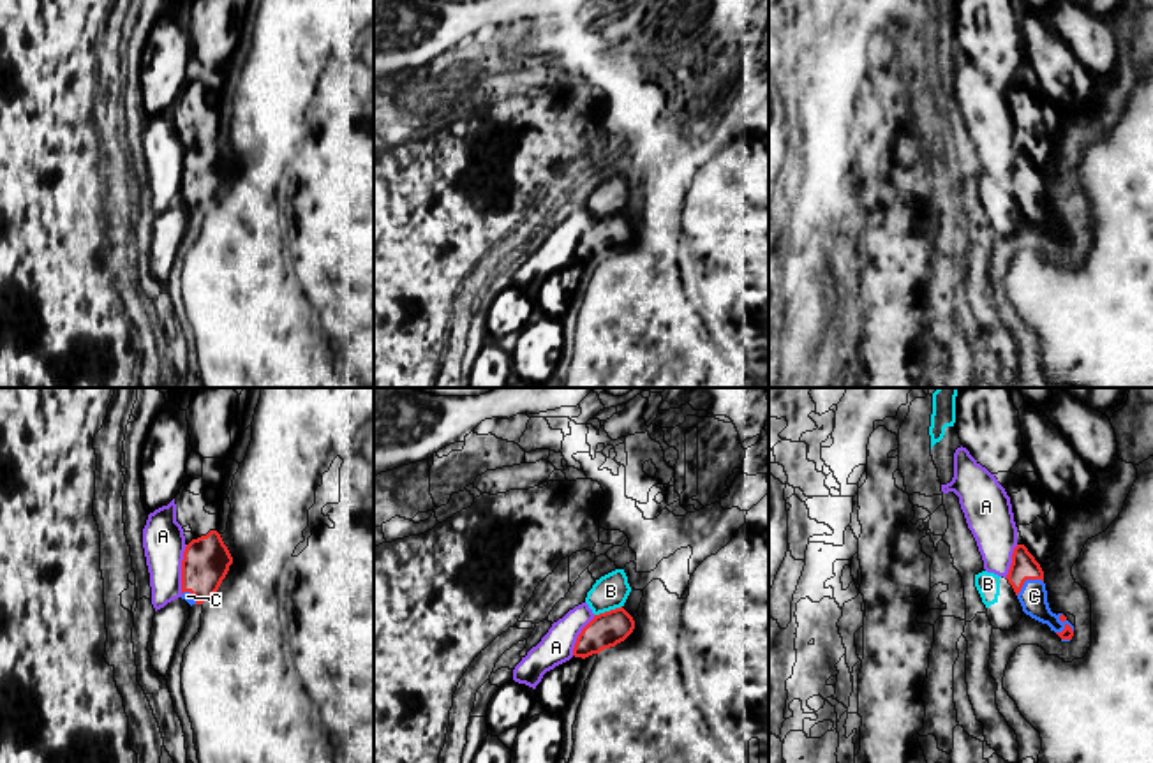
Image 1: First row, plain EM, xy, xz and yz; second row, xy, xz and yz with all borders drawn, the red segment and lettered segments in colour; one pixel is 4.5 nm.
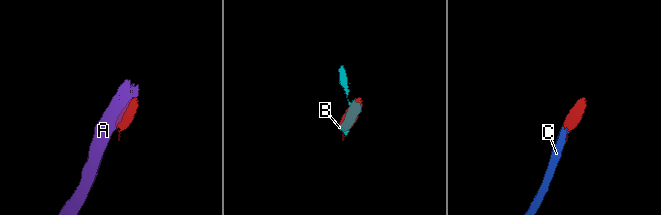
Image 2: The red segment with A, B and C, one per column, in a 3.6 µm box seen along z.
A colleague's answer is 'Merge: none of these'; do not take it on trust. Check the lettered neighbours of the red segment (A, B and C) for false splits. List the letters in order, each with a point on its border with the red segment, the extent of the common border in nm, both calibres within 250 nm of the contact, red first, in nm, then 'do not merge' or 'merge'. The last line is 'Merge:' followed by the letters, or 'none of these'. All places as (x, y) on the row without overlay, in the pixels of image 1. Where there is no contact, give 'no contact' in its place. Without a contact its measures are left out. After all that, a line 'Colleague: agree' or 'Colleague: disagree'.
A: xy (182, 175) | 220 nm | 220/190 nm | do not merge
B: xz (607, 217) | 140 nm | 160/160 nm | do not merge
C: yz (1026, 184) | 140 nm | 120/130 nm | merge
Merge: C
Colleague: disagree

